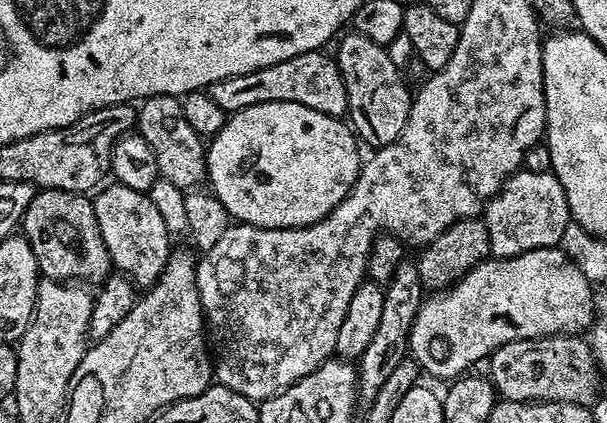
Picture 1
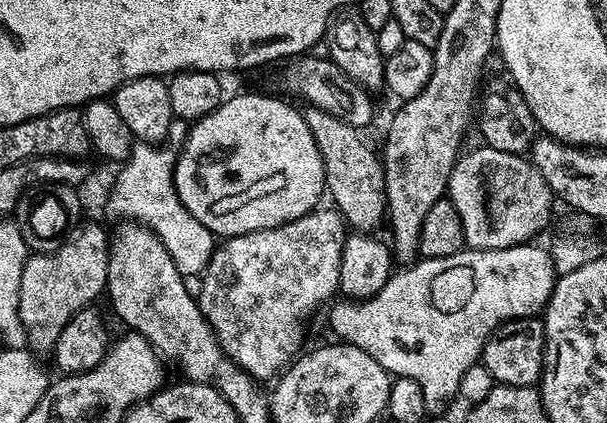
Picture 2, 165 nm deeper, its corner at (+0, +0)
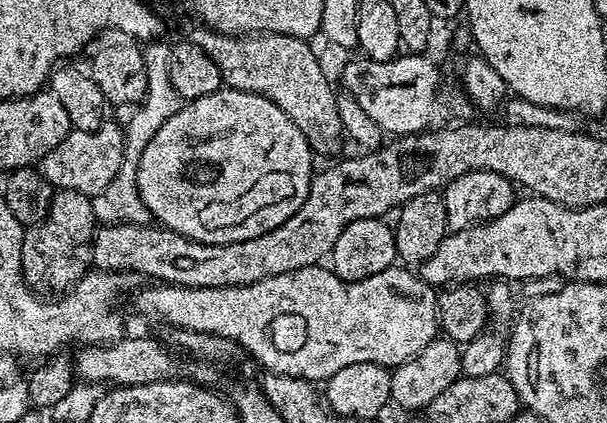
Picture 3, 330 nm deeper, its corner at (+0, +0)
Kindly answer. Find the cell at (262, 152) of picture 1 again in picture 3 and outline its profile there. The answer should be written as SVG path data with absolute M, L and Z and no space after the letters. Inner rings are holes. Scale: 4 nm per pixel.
M221 86L214 94L206 94L206 98L184 102L181 109L169 121L162 123L162 128L154 134L154 138L150 139L149 145L142 151L141 161L137 163L136 182L141 200L147 206L153 221L159 222L171 232L189 236L191 240L203 244L229 244L242 242L246 238L258 238L265 232L274 230L274 226L282 226L286 218L296 213L312 185L314 175L312 159L314 153L309 148L302 130L298 130L298 126L294 126L294 122L290 122L290 118L286 118L286 114L282 114L282 110L274 106L274 102L258 94L246 94L242 90Z

